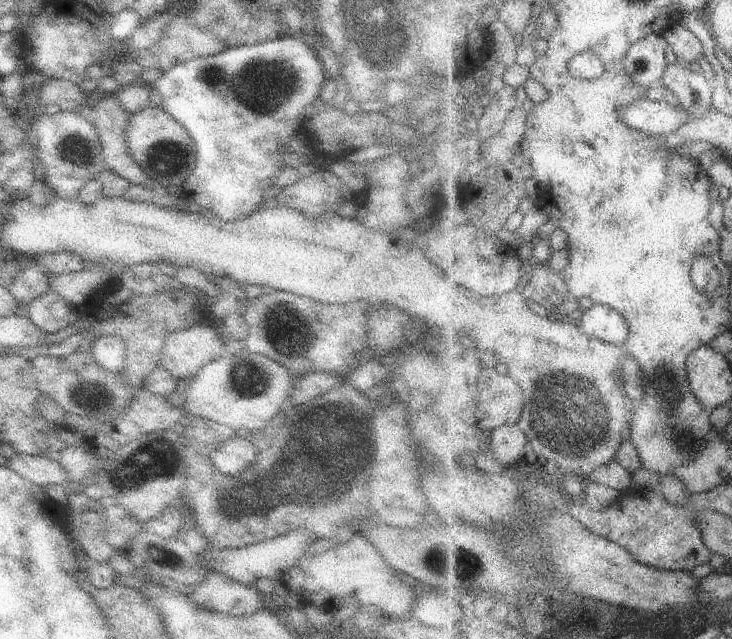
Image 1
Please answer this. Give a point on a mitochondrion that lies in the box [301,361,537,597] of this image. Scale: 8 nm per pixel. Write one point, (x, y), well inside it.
(464, 565)

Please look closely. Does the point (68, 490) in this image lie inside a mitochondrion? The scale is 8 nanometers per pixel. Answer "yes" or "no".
no

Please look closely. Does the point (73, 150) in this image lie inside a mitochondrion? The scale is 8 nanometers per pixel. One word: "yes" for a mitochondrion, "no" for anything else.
yes

